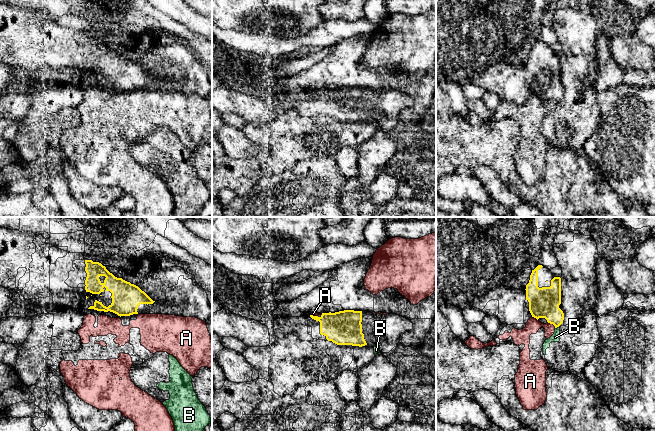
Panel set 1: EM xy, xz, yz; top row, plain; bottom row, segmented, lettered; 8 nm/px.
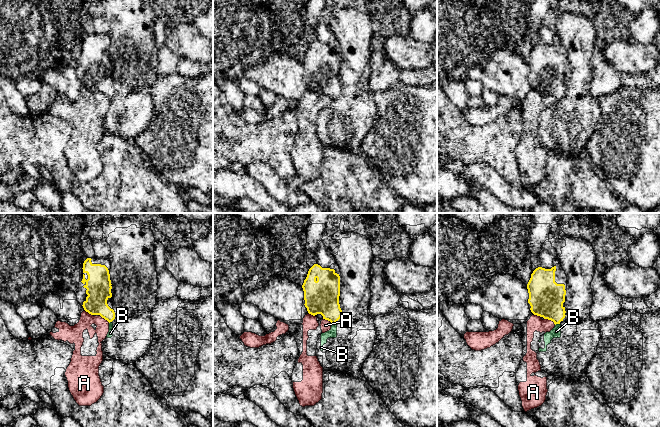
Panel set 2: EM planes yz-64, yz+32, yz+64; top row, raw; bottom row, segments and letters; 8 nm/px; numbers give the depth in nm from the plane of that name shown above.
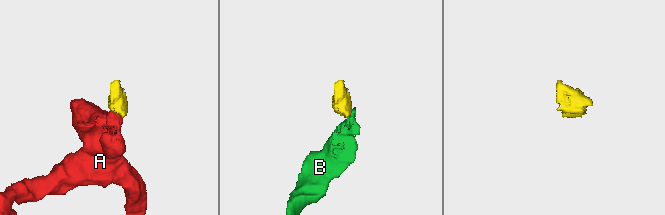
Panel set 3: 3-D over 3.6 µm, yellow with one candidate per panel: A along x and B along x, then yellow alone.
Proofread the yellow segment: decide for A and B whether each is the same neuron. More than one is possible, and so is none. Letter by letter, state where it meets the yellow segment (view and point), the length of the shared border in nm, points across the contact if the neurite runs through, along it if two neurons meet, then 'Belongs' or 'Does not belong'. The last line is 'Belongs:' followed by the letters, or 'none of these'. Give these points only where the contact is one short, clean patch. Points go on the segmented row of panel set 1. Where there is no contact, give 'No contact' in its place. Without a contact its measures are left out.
A: Touches yellow at yz (552, 323). Shared border 80 nm. Boundary: yz (548, 322), (555, 327). Does not belong
B: Touches yellow at yz (557, 326). Shared border 50 nm. Boundary: yz (559, 325), (555, 328). Does not belong
Belongs: none of these

